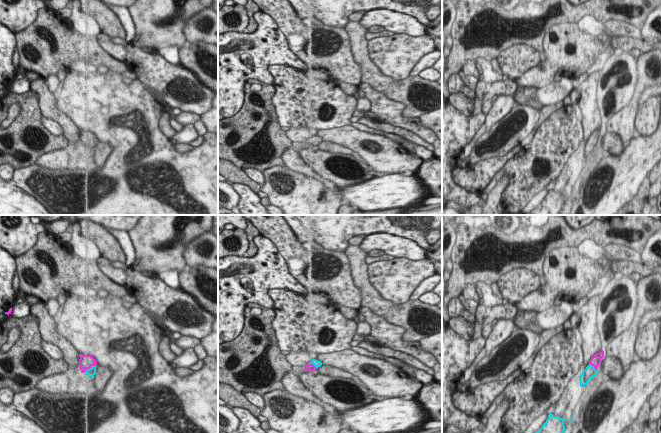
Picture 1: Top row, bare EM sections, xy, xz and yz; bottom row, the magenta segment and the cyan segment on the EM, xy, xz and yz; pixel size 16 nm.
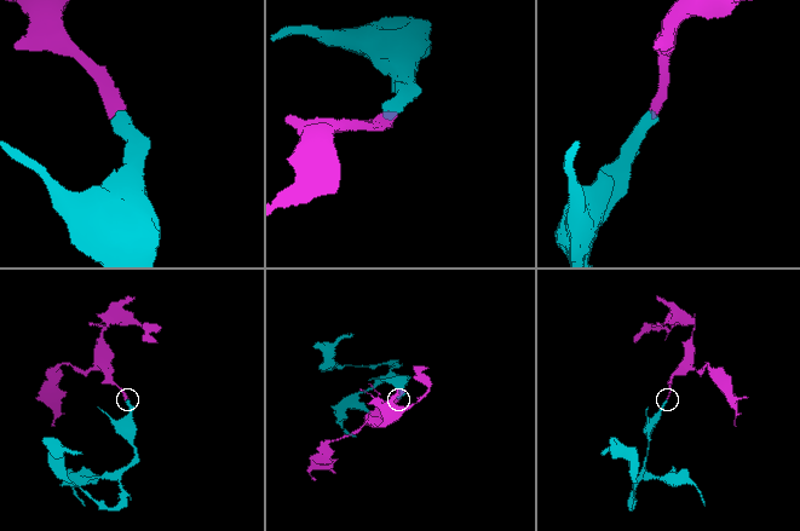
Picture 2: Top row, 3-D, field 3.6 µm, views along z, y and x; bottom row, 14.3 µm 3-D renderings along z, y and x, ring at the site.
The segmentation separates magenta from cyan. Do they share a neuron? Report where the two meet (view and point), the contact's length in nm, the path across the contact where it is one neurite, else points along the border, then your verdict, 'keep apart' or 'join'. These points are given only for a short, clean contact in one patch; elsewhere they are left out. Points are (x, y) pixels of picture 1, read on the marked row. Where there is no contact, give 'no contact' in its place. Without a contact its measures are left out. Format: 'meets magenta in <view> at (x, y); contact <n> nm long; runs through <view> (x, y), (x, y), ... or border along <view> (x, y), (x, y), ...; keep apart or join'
meets magenta in xy at (88, 368); contact 220 nm long; runs through xy (86, 361), (88, 368), (91, 372); join

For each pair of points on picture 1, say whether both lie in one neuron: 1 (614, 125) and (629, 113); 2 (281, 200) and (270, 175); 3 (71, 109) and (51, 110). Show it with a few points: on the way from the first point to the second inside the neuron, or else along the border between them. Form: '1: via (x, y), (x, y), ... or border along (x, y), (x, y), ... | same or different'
1: via (618, 121), (625, 116) | same
2: via (281, 194), (281, 186), (276, 181) | same
3: border along (55, 99), (56, 107), (75, 124) | different

